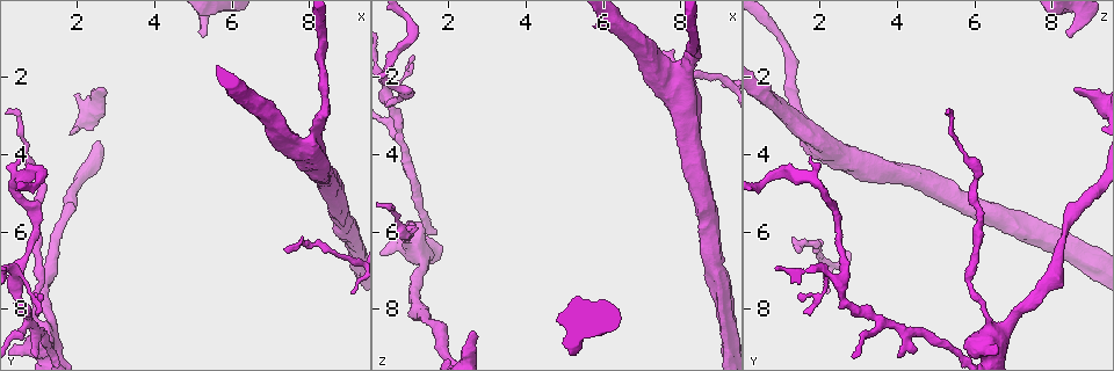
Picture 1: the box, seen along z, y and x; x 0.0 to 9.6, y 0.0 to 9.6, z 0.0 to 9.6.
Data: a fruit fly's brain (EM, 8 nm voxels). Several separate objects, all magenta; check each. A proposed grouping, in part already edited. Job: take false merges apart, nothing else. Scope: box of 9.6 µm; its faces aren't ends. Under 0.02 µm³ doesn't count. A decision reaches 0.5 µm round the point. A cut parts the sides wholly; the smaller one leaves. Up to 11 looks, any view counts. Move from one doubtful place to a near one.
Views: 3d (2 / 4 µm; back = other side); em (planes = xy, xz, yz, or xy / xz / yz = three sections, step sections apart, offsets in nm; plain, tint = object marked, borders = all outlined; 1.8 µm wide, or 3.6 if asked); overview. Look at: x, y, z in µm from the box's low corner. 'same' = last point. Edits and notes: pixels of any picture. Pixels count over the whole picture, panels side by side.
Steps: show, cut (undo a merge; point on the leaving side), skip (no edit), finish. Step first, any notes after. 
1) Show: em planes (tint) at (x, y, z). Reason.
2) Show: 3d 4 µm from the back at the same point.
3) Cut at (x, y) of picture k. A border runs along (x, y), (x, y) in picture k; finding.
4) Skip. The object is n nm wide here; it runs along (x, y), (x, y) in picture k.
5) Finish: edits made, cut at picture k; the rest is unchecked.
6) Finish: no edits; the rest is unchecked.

Show: em 3.6 µm planes (tint) at (1.50, 6.05, 8.35). Sudden change in width.

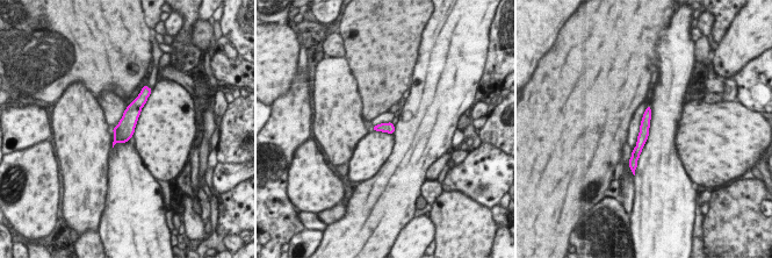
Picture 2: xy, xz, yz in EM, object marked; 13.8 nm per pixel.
Skip. It runs along (648, 110), (644, 133), (634, 160) in picture 2; continuous, no second neuron.

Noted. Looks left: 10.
Show: em 3.6 µm yz step 8 (tint) at (1.25, 8.80, 6.60). Abrupt turn.

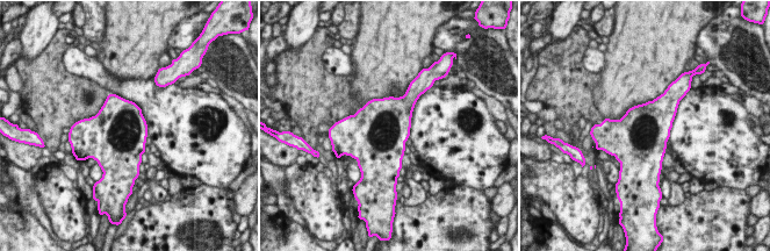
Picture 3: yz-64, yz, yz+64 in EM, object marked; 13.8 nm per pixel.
Show: em 3.6 µm planes (tint) at the same point.

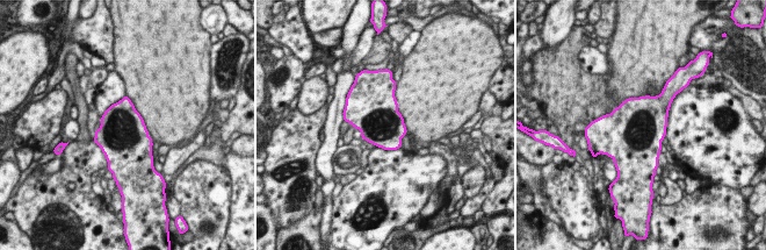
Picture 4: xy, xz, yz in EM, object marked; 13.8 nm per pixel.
Skip. One neuron here.

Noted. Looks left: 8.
Show: 3d 4 µm from the back at (0.75, 8.40, 3.65). Three-way junction.

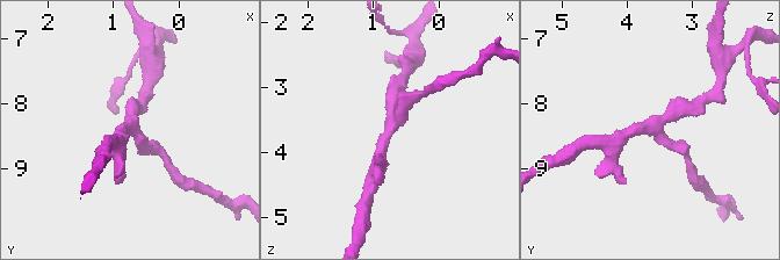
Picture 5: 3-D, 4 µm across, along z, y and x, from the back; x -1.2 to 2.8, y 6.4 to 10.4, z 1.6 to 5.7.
Show: em 3.6 µm planes (plain) at (0.75, 8.35, 3.65). 3 arms meet here; the arms are 190, 240, 240 nm wide; shape alone is not enough.

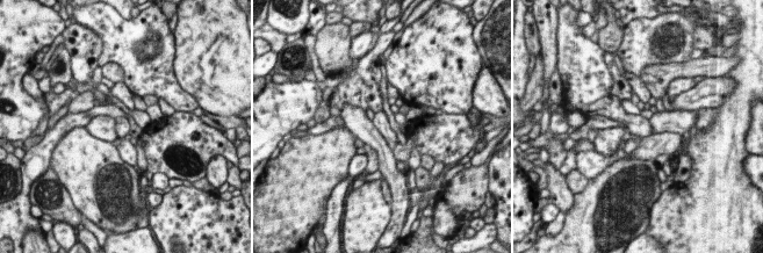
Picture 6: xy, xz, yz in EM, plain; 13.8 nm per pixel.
Show: em 3.6 µm planes (tint) at the same point.

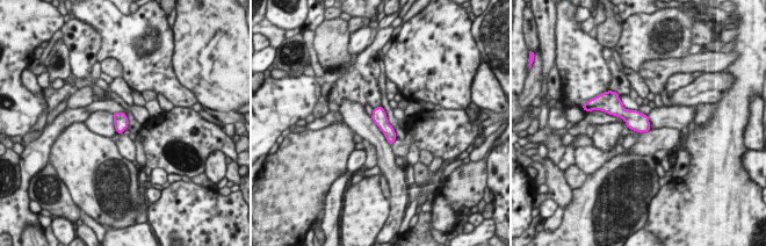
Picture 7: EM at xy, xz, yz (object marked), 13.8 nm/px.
Skip. Continuous, no second neuron.

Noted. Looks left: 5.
Show: em planes (tint) at (1.10, 4.45, 0.90). Sharp bend.

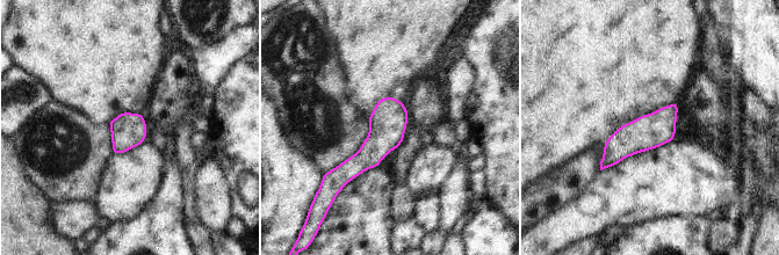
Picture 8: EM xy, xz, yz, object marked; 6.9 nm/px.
Skip. It runs along (675, 107), (603, 165) in picture 8; continuous, no second neuron.

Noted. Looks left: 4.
Finish: no edits; the rest is unchecked.

